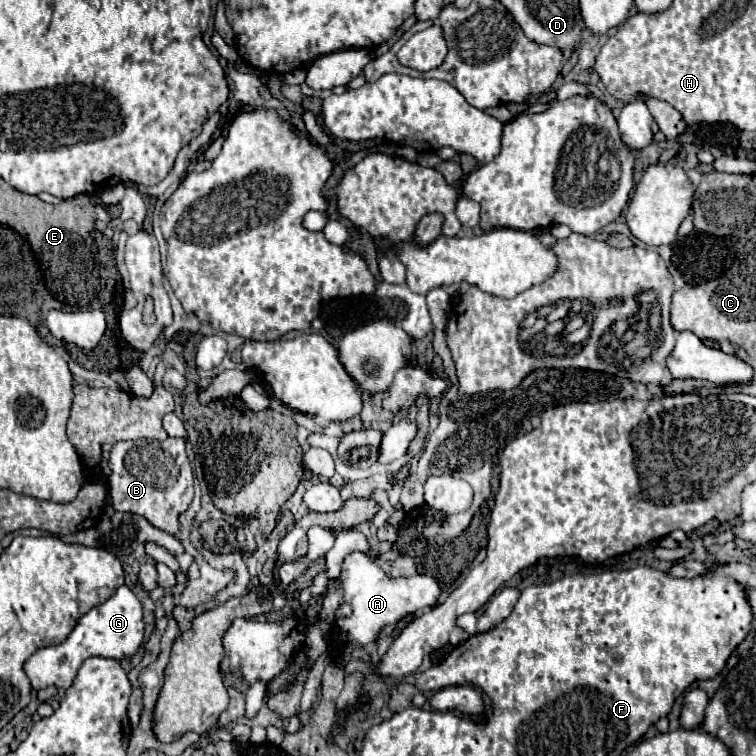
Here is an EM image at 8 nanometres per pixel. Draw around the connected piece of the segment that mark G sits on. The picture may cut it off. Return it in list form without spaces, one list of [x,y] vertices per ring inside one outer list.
[[[120,586],[116,594],[106,600],[104,604],[92,608],[88,614],[84,614],[72,634],[58,646],[48,646],[36,650],[24,664],[24,672],[32,682],[32,688],[42,690],[48,686],[56,688],[70,688],[72,680],[76,678],[76,670],[82,666],[82,662],[90,656],[102,656],[102,658],[114,658],[122,660],[126,656],[134,656],[138,646],[144,638],[144,620],[142,620],[142,604],[134,596],[134,592],[128,586]]]

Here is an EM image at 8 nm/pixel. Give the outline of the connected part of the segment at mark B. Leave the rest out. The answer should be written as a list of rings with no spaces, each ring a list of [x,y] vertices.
[[[166,438],[162,442],[148,440],[142,446],[136,442],[116,442],[108,460],[112,470],[108,482],[114,510],[144,516],[152,526],[176,534],[178,516],[190,506],[194,496],[194,476],[184,444],[184,438]]]

